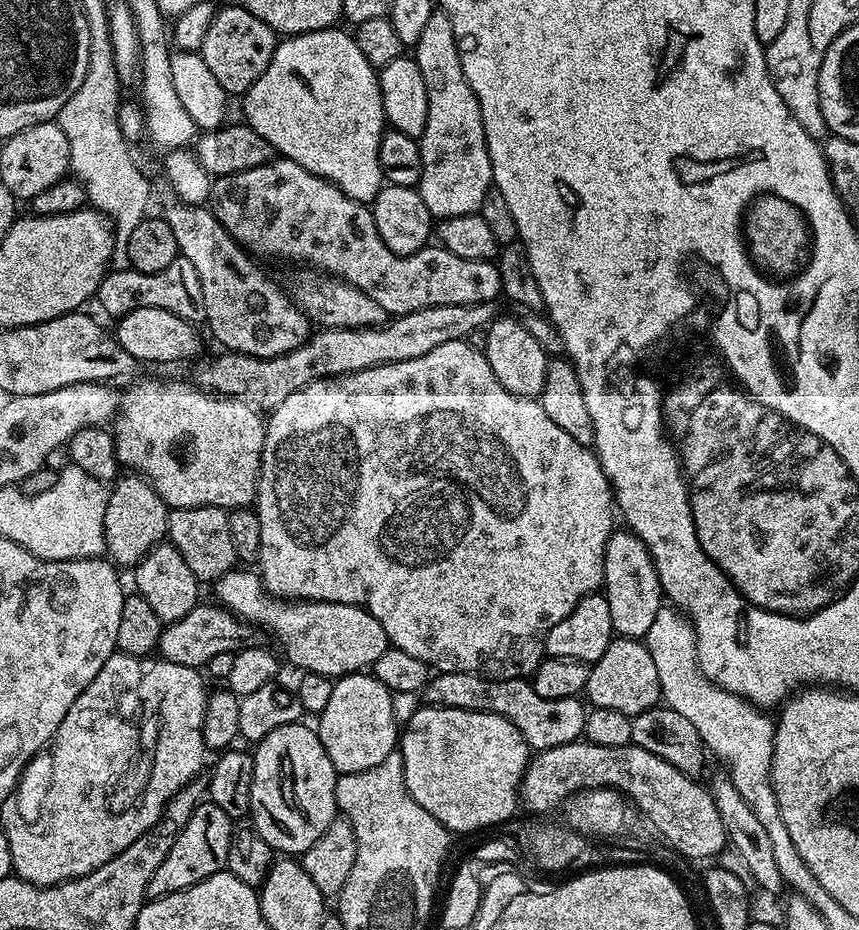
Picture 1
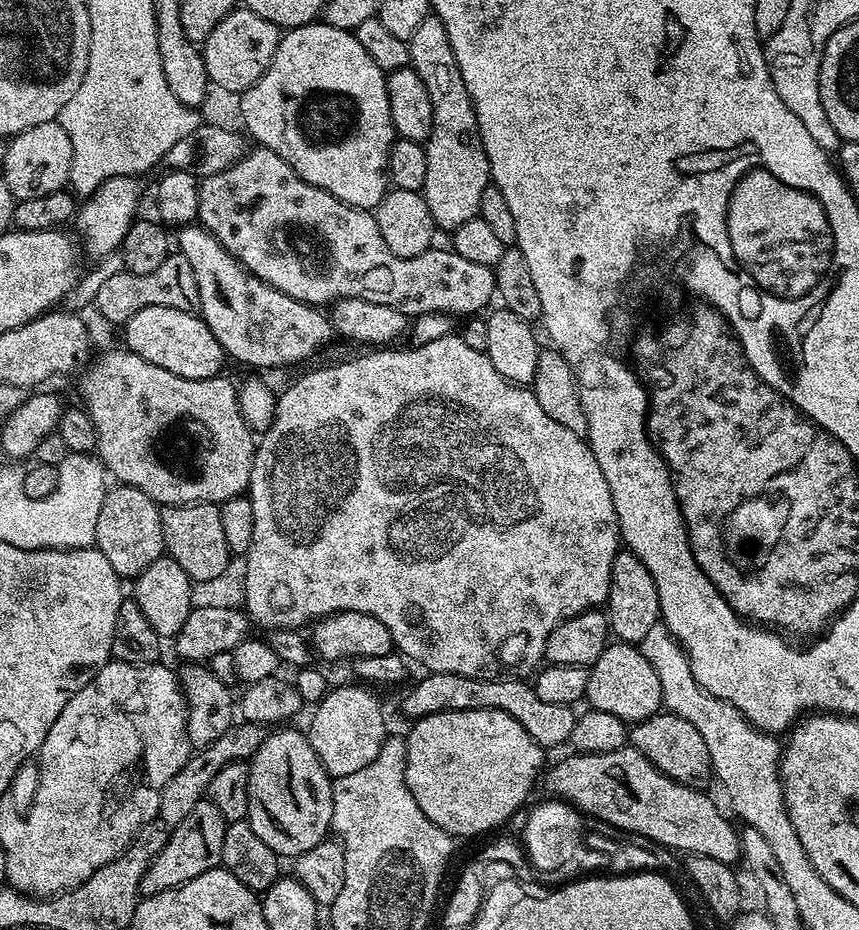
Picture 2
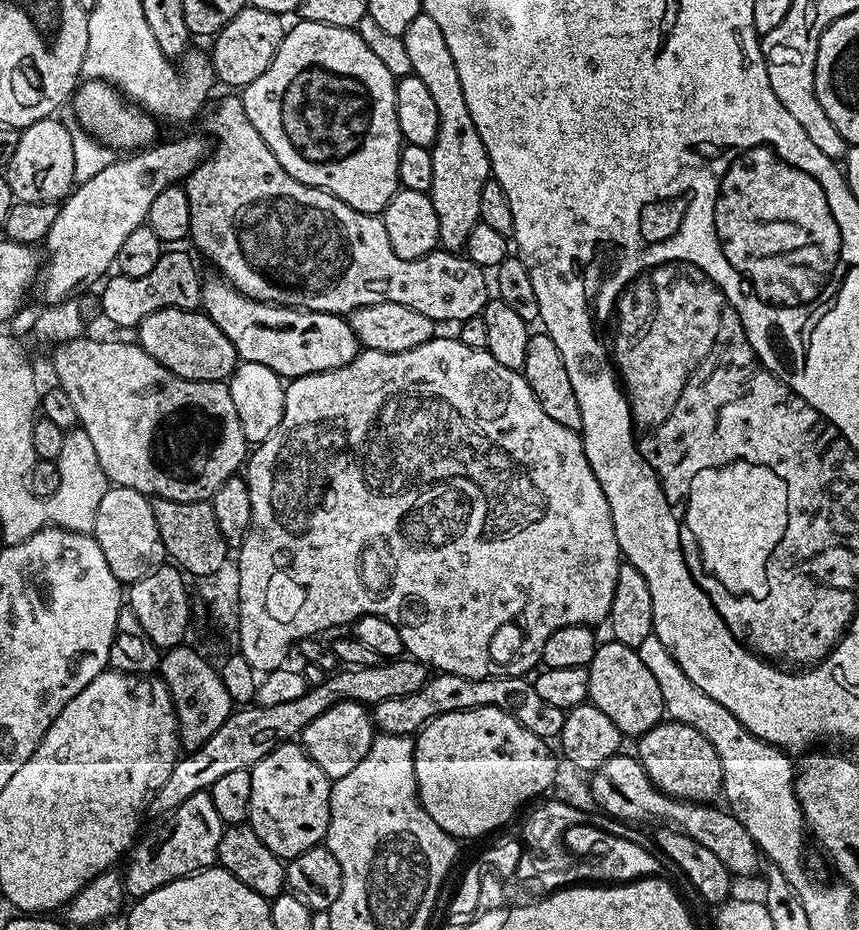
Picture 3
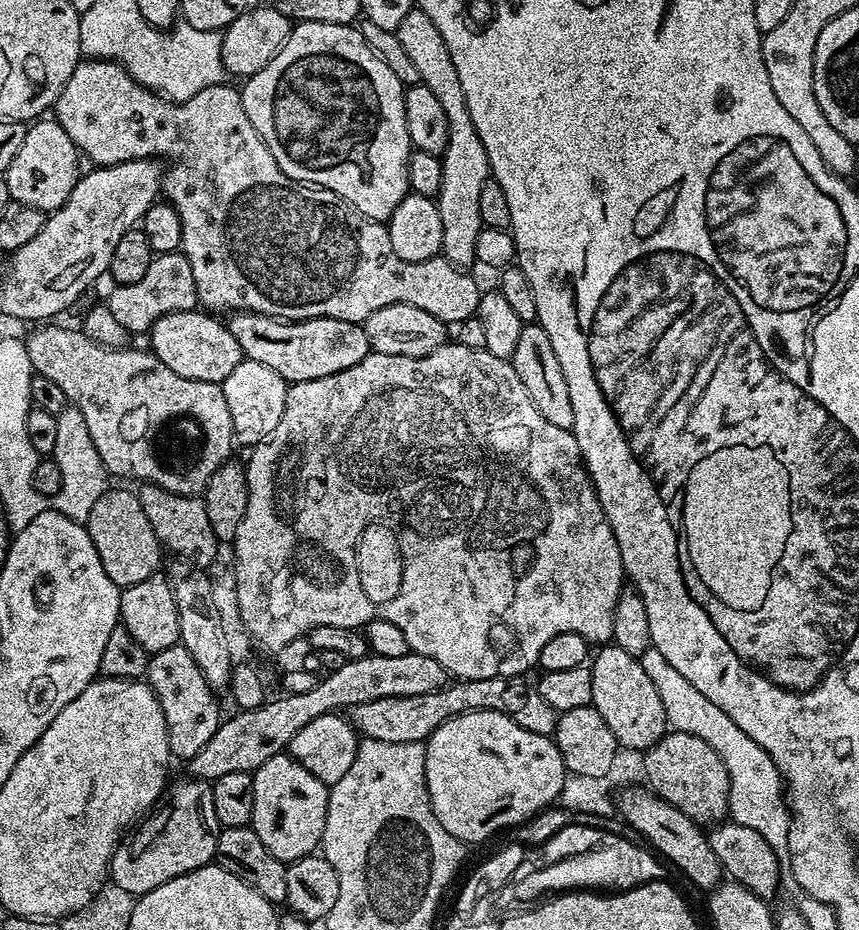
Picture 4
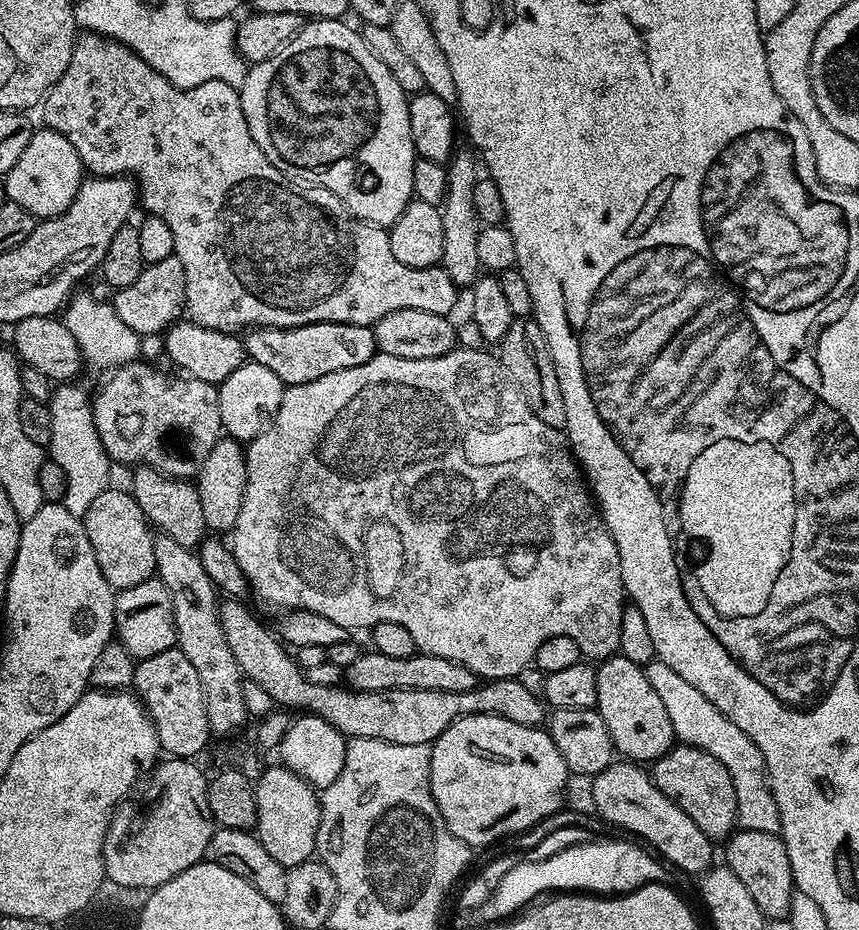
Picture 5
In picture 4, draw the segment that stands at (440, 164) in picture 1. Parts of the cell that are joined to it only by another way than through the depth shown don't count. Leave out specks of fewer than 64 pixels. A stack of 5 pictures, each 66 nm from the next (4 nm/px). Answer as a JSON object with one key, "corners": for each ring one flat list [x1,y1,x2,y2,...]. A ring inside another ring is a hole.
{"corners":[[414,6,410,14,402,18,402,26,398,26,395,33,398,42,402,42,410,63,418,70,420,83,438,97,438,102,446,114,448,137,440,156,442,186,438,195,434,197,438,214,442,214,440,251,444,259,449,260,451,264,468,270,476,264,478,234,485,228,482,214,478,214,478,201,482,182,490,179,486,150,482,146,482,138,478,138,478,130,474,130,470,110,466,110,466,94,462,91,458,69,454,67,454,61,450,59,450,50,446,50,446,41,442,39,438,26,434,26,432,19,427,16,426,10]]}

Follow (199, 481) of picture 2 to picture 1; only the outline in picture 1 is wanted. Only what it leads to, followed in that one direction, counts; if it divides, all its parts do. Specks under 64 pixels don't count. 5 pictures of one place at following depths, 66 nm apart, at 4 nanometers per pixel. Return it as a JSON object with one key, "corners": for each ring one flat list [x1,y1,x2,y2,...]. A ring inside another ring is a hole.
{"corners":[[140,380,128,393,123,393,122,407,114,421,116,456,125,469,149,480,169,509,198,506,225,510,246,508,255,505,264,459,266,420,259,414,247,400,217,396,192,382]]}

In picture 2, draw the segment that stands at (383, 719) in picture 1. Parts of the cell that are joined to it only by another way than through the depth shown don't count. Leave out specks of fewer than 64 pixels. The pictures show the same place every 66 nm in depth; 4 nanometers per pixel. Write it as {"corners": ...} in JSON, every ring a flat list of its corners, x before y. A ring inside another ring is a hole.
{"corners":[[359,683,333,687,319,704,315,705,312,725,306,728,306,735,314,746,314,754,322,762,328,775,335,778,355,774,362,766,370,766,378,758,390,729,384,725,384,708,380,700,371,692,371,687]]}

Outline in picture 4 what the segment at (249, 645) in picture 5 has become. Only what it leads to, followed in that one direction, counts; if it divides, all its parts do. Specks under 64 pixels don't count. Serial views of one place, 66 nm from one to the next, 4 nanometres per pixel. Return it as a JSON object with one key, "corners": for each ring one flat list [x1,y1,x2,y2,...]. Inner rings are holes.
{"corners":[[495,676,494,678,482,678,481,680,465,680,459,682,449,682,445,688,438,690,434,694,414,694,410,698,377,698,375,702,362,702,361,704,353,704,350,709,350,719,353,728,365,740,377,740,378,742,424,742,431,736,434,730,438,730,438,726,442,726,442,722,446,722,455,716,461,716,464,712,497,712,498,714,506,714,514,722,518,722,518,726,522,726,522,730,534,730,534,734,542,734,543,736,552,736,556,729,556,720,558,713,554,710,554,706,549,706,542,699,542,694,538,694,538,690,531,683,527,684,527,679,518,676]]}

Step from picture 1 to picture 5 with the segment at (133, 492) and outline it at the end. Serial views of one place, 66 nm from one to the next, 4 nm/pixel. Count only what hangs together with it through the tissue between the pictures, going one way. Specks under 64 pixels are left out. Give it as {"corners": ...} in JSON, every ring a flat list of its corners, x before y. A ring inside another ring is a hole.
{"corners":[[109,486,105,492,98,494,98,498,94,498,94,502,90,502,82,519,94,558,98,558,98,566,113,590,138,586,138,582,146,582,156,576,154,529,142,514,131,491,124,489,123,492,116,486]]}

